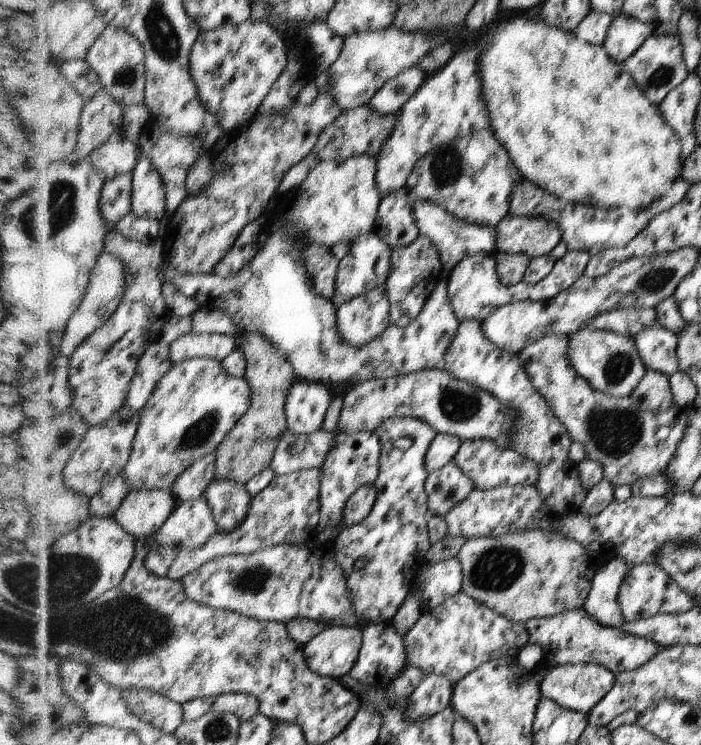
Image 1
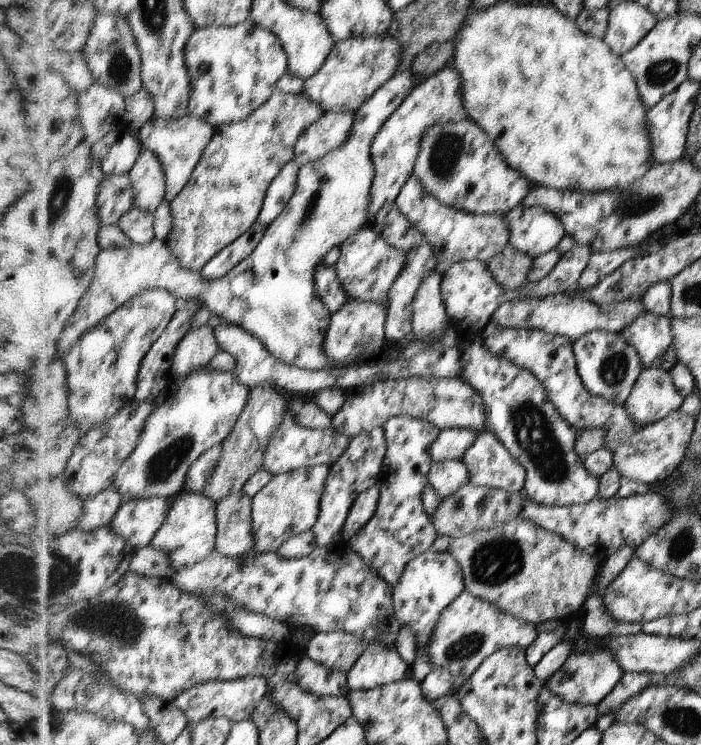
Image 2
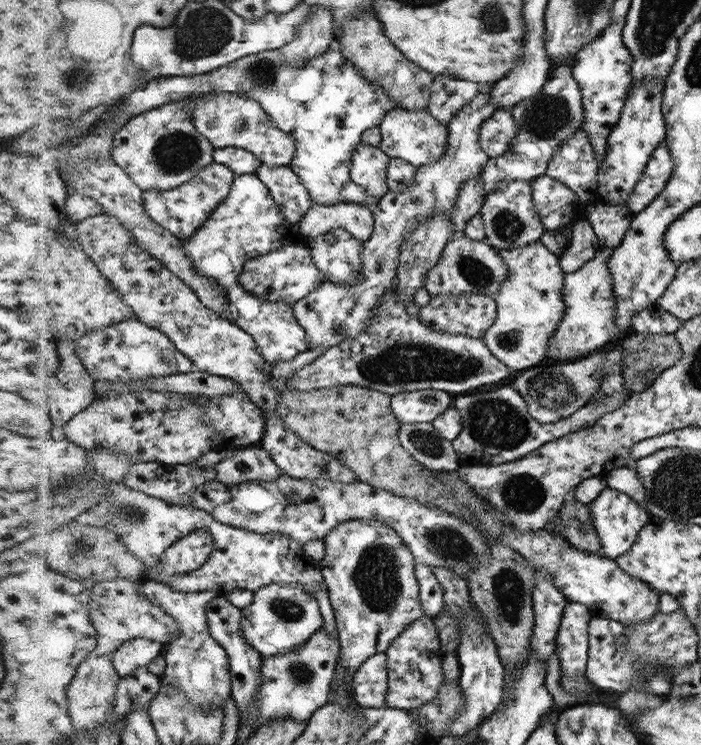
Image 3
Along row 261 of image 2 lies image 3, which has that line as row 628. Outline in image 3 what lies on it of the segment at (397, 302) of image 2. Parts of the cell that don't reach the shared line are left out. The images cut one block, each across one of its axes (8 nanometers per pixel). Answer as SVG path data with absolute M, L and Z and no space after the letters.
M424 616L417 622L410 623L392 642L392 646L384 652L388 658L389 670L389 692L386 692L386 704L390 708L402 710L420 708L436 698L438 688L445 680L442 664L446 655L442 650L435 623L431 617Z

